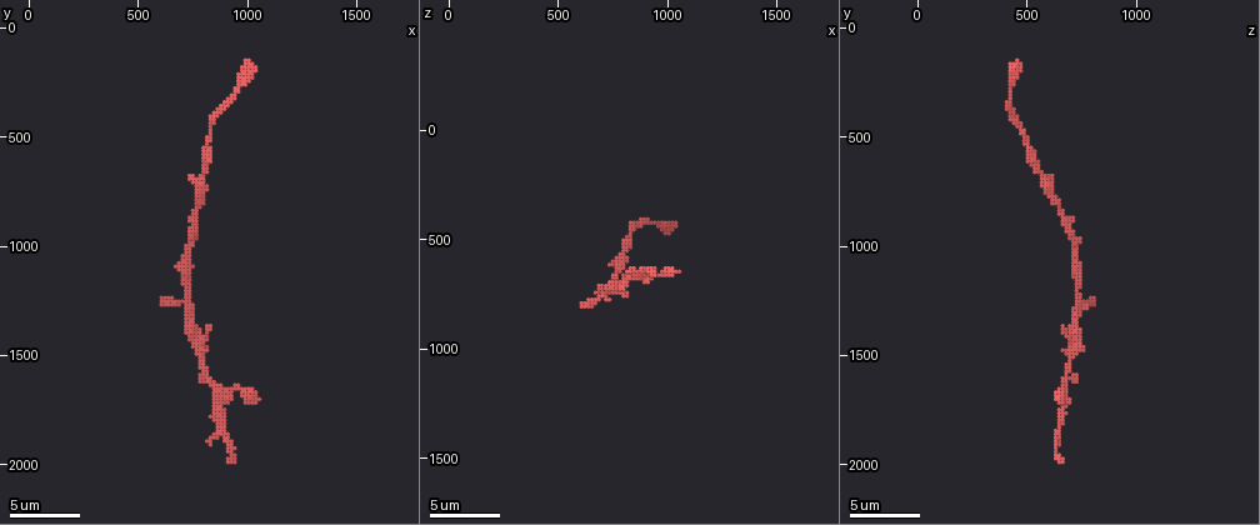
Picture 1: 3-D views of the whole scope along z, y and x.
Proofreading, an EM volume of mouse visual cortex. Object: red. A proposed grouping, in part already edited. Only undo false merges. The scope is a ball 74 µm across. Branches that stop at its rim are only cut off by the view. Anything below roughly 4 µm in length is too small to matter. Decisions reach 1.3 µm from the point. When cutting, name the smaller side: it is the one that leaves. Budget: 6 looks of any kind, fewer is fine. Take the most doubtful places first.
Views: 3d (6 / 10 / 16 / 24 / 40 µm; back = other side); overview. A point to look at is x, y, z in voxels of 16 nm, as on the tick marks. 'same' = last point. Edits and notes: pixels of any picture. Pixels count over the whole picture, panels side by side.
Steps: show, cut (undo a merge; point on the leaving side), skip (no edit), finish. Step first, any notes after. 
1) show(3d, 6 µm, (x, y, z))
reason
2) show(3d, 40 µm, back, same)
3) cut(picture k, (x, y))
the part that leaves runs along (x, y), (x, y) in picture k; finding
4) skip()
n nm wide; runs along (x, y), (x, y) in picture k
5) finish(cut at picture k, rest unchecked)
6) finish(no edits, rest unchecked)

show(3d, 10 µm, (840, 1630, 670))
two arms in line, one across

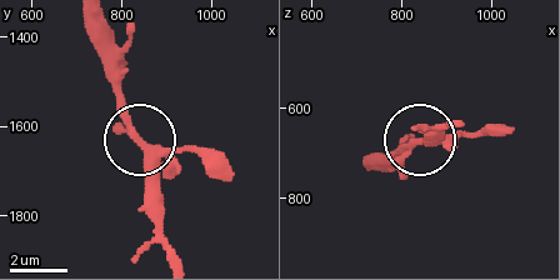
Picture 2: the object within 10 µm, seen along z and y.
skip()
3 arms; runs along (93, 21), (98, 58), (143, 158), (143, 213) in picture 2; one neuron here

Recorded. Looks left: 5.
show(3d, 10 µm, (810, 650, 550))

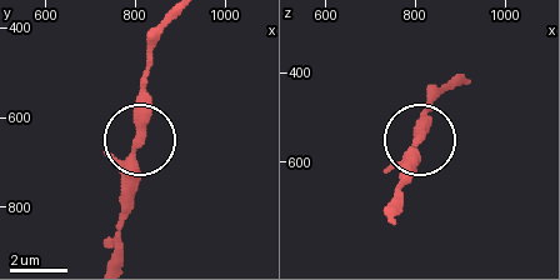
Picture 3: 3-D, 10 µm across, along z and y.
show(3d, 10 µm, back, (800, 660, 560))

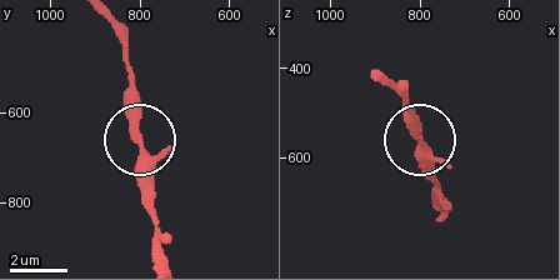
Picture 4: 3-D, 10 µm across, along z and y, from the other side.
skip()
3 arms; runs along (164, 255), (133, 71) in picture 4; one neuron here

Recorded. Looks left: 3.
show(3d, 10 µm, (720, 1210, 720))
side arm on a straight run

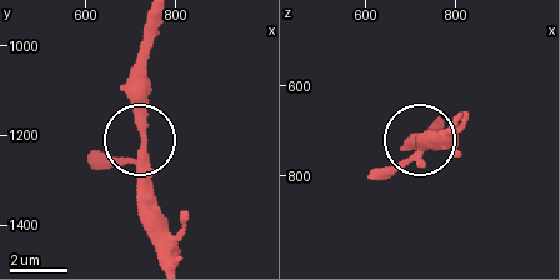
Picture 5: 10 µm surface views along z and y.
skip()
runs along (146, 54), (140, 221) in picture 5; all the same neuron

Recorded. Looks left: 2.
finish(no edits, rest unchecked)

